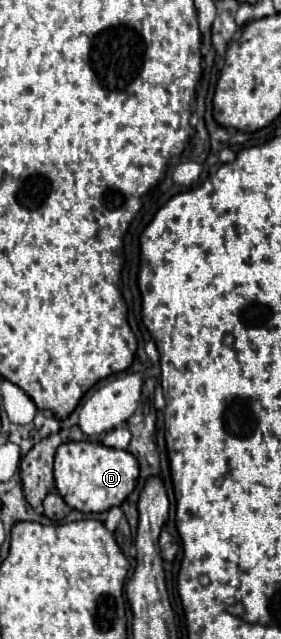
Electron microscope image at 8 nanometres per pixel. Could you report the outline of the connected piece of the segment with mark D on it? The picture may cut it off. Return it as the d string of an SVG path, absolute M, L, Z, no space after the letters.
M71 441L57 449L53 475L59 495L71 509L81 513L103 513L111 507L119 507L133 493L139 477L139 463L129 451L111 449L91 441Z

